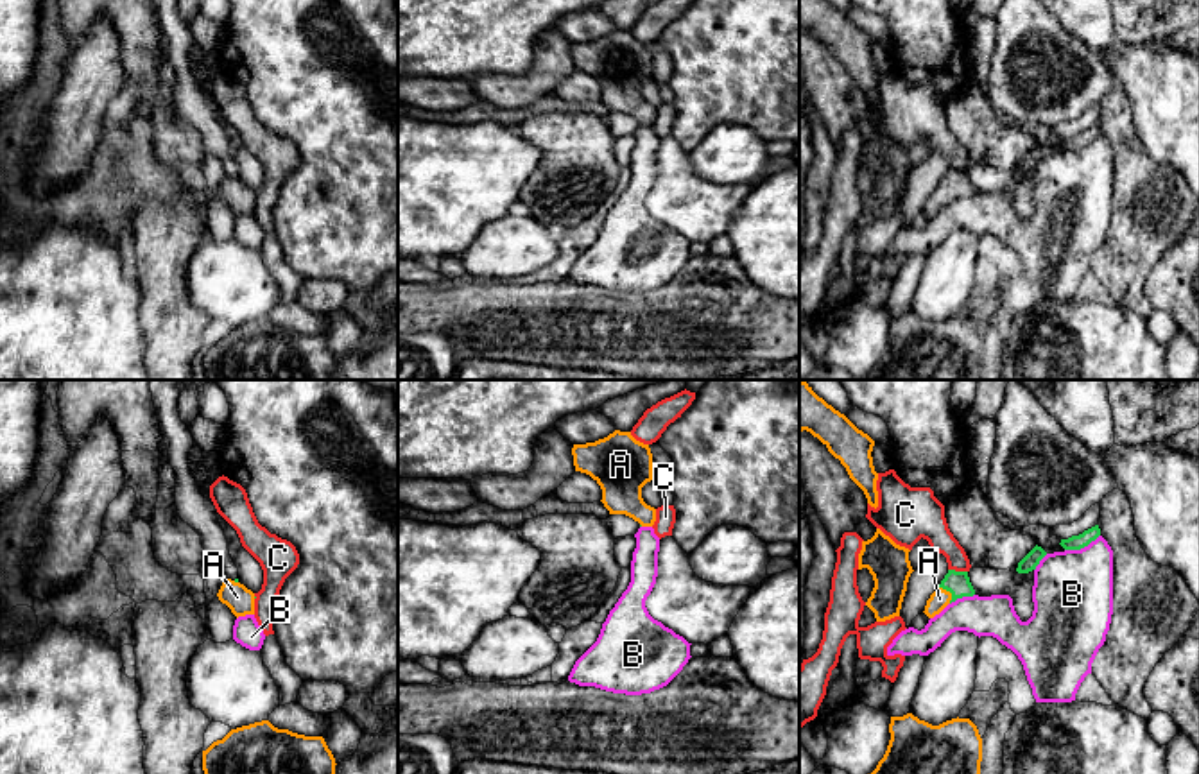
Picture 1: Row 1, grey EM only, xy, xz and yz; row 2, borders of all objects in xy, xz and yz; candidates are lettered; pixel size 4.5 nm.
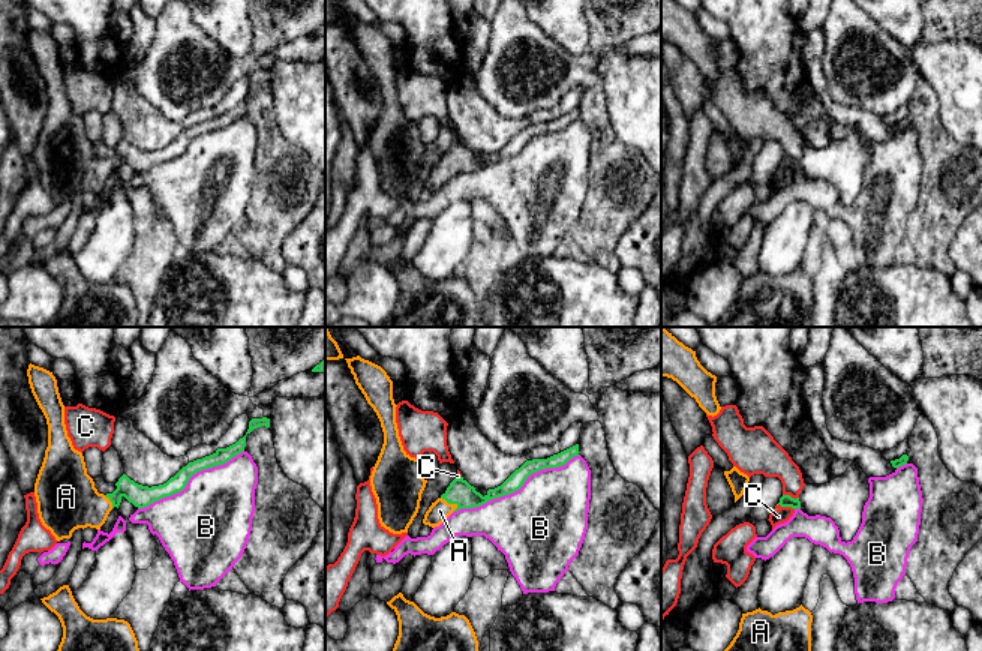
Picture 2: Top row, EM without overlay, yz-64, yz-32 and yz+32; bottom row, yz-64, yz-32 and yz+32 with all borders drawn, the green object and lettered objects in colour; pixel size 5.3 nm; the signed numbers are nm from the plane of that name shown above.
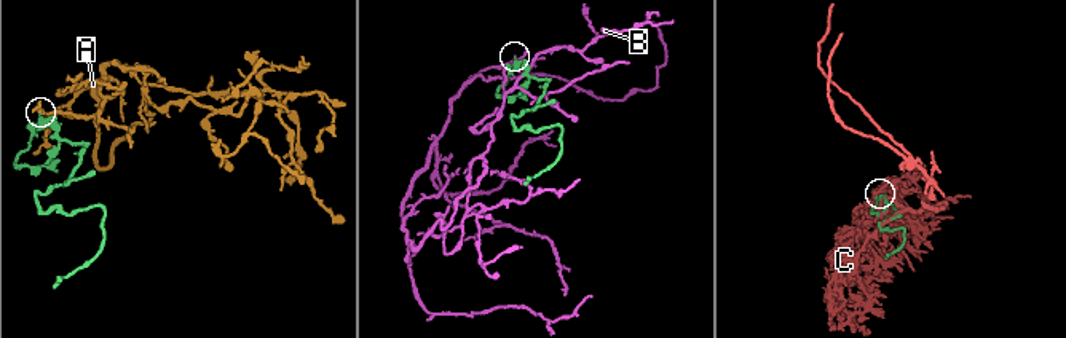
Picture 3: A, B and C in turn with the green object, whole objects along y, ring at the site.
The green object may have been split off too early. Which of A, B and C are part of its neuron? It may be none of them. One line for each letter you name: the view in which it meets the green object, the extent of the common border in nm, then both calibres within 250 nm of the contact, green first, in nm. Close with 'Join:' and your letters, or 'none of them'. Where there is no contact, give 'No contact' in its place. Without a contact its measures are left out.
A: Touches green in yz. Shared border 90 nm. Thickness 110 nm (green) against 90 nm
Join: A

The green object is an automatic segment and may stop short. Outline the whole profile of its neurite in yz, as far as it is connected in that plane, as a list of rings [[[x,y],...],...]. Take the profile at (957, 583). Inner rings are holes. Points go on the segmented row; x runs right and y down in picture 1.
[[[948,570],[939,588],[930,595],[925,606],[925,615],[934,618],[939,615],[948,604],[955,602],[962,597],[973,597],[975,589],[970,582],[968,572]]]

